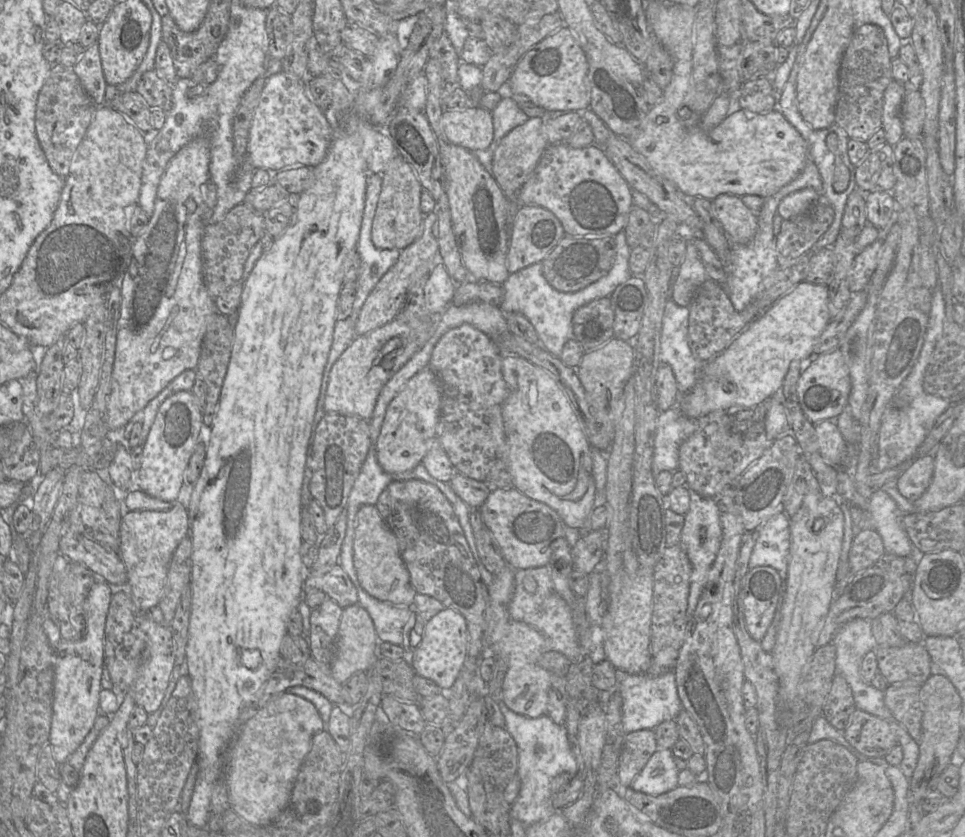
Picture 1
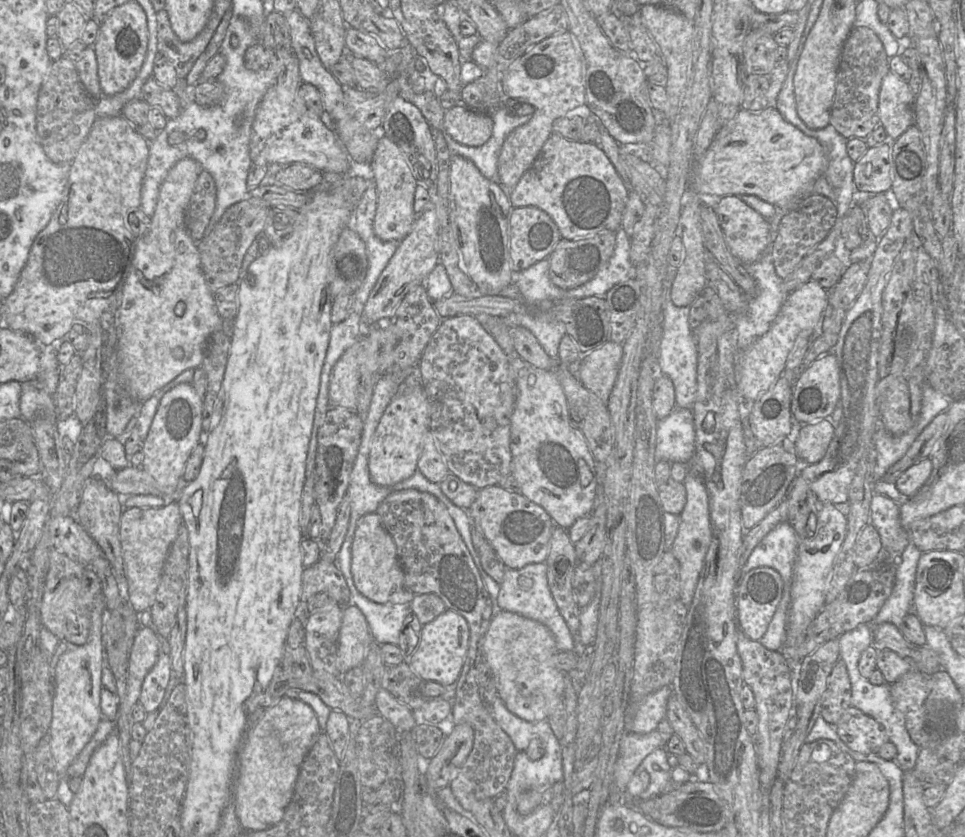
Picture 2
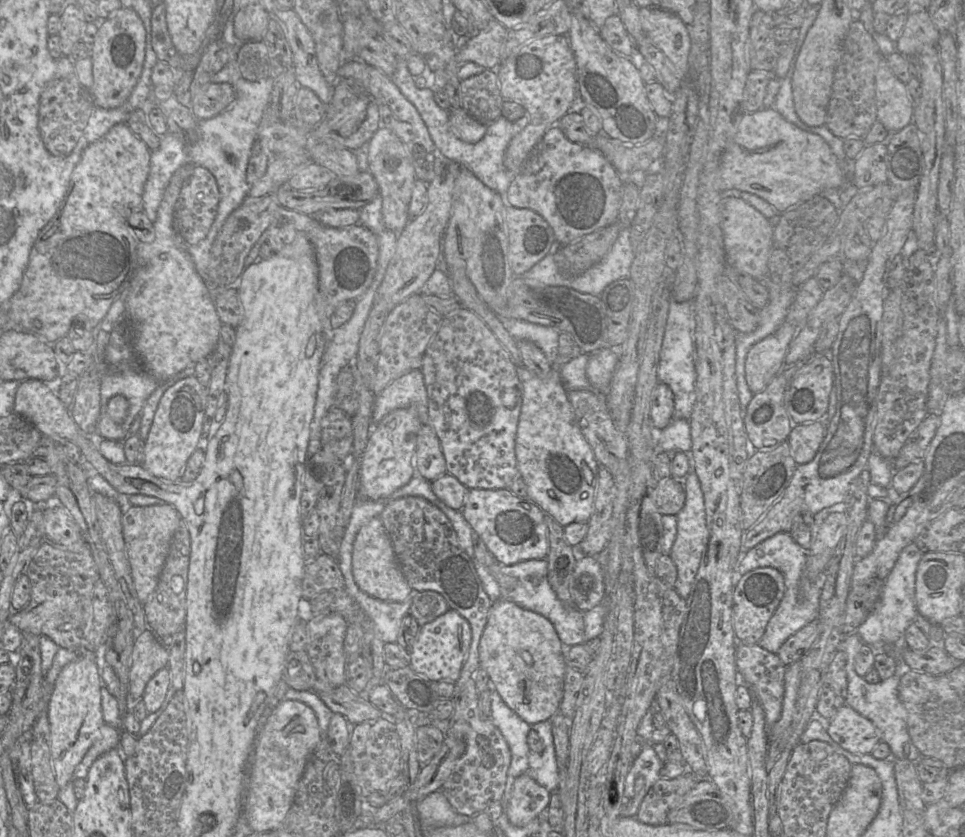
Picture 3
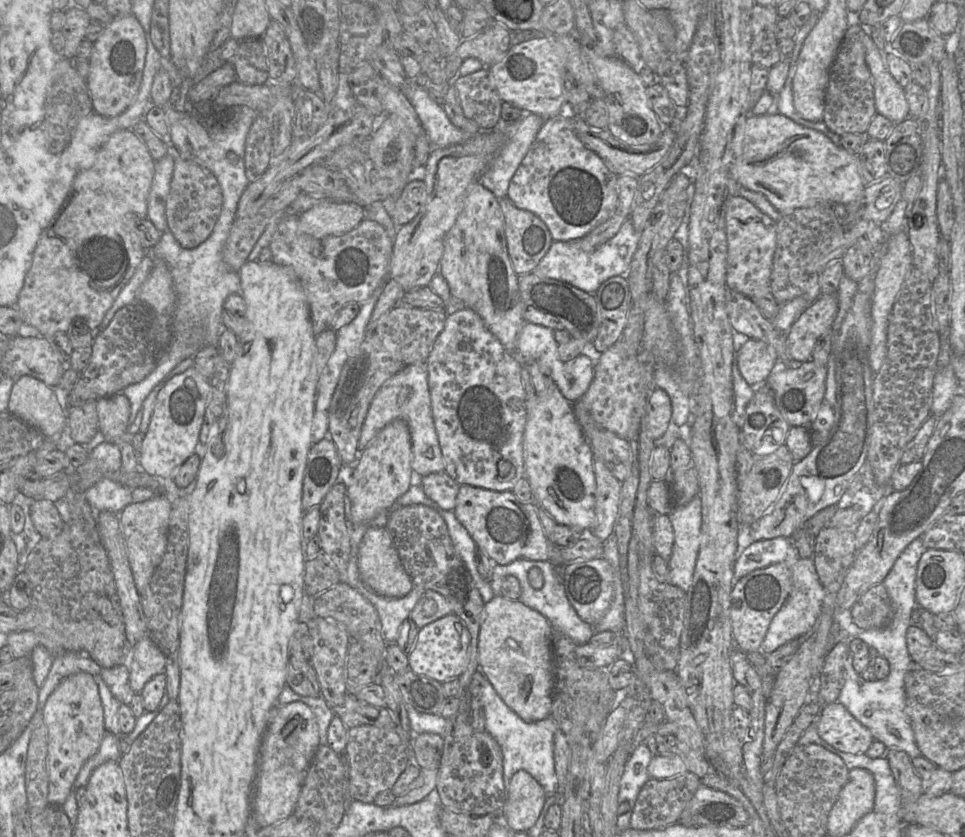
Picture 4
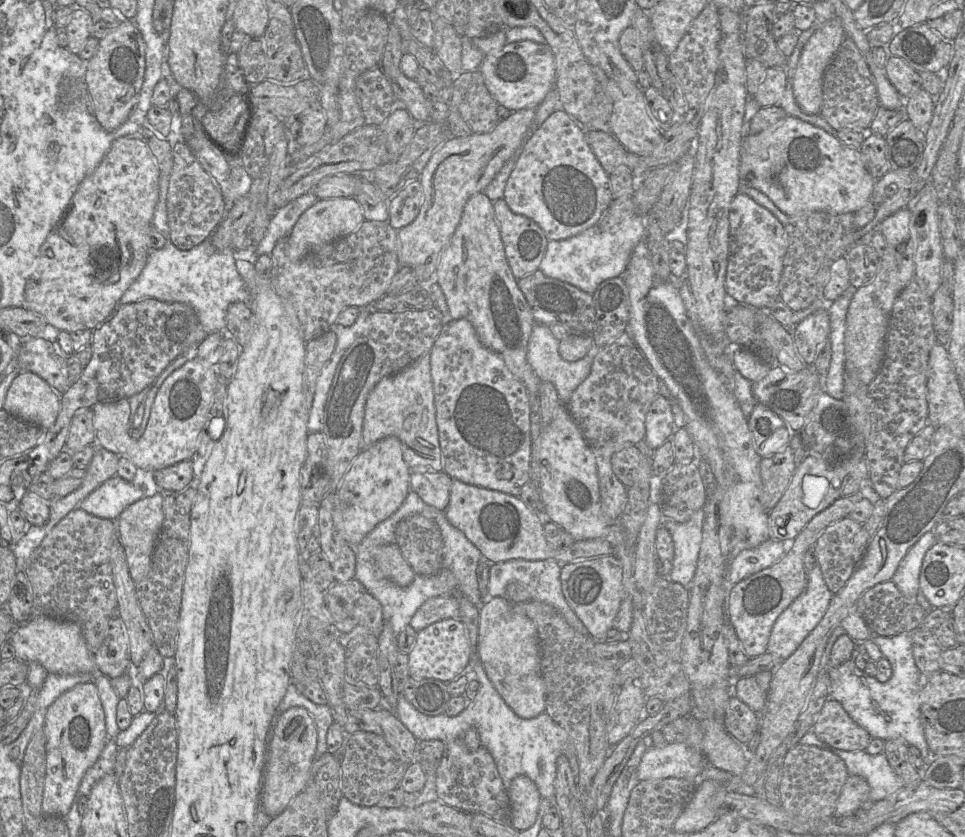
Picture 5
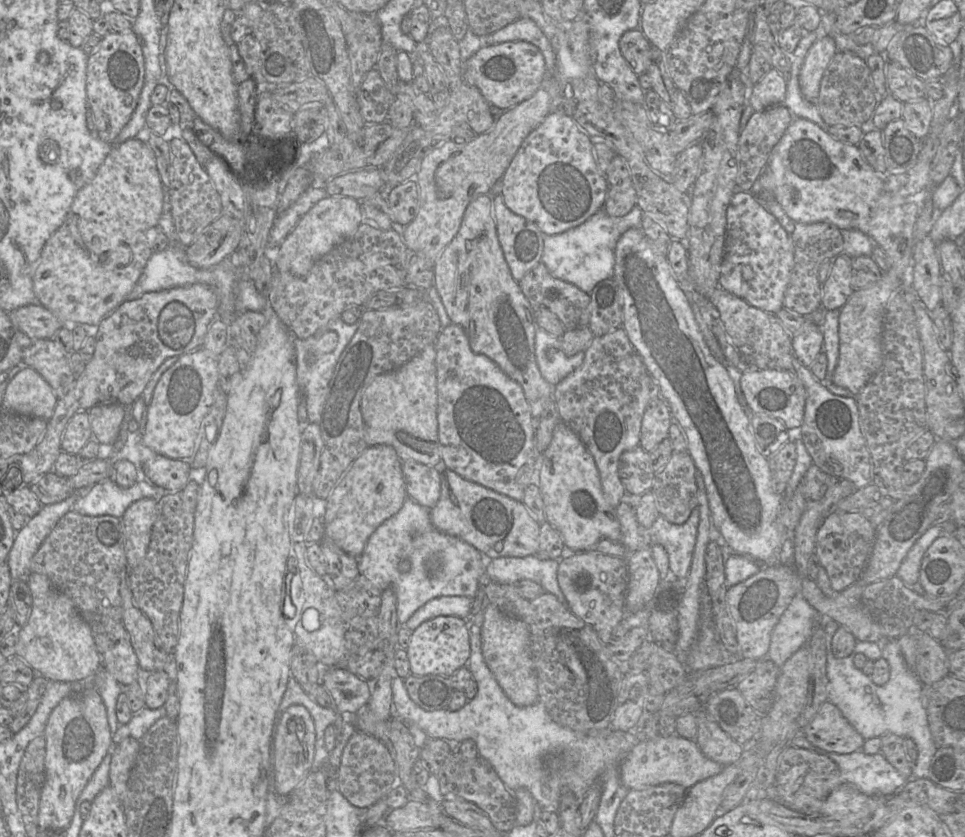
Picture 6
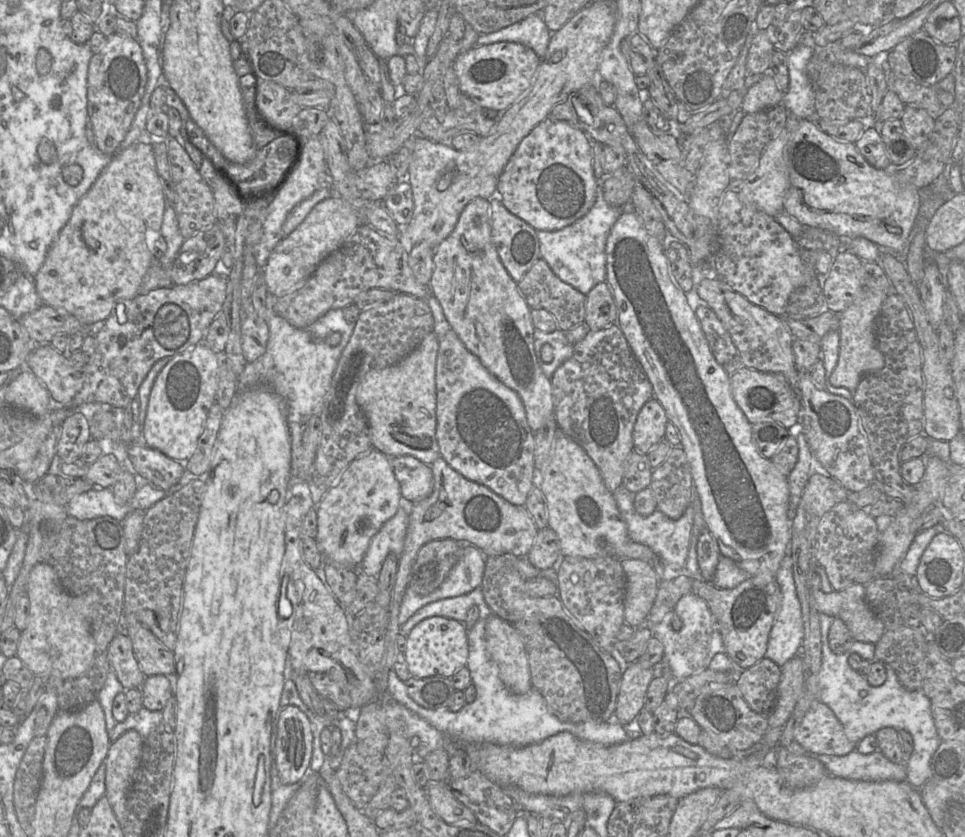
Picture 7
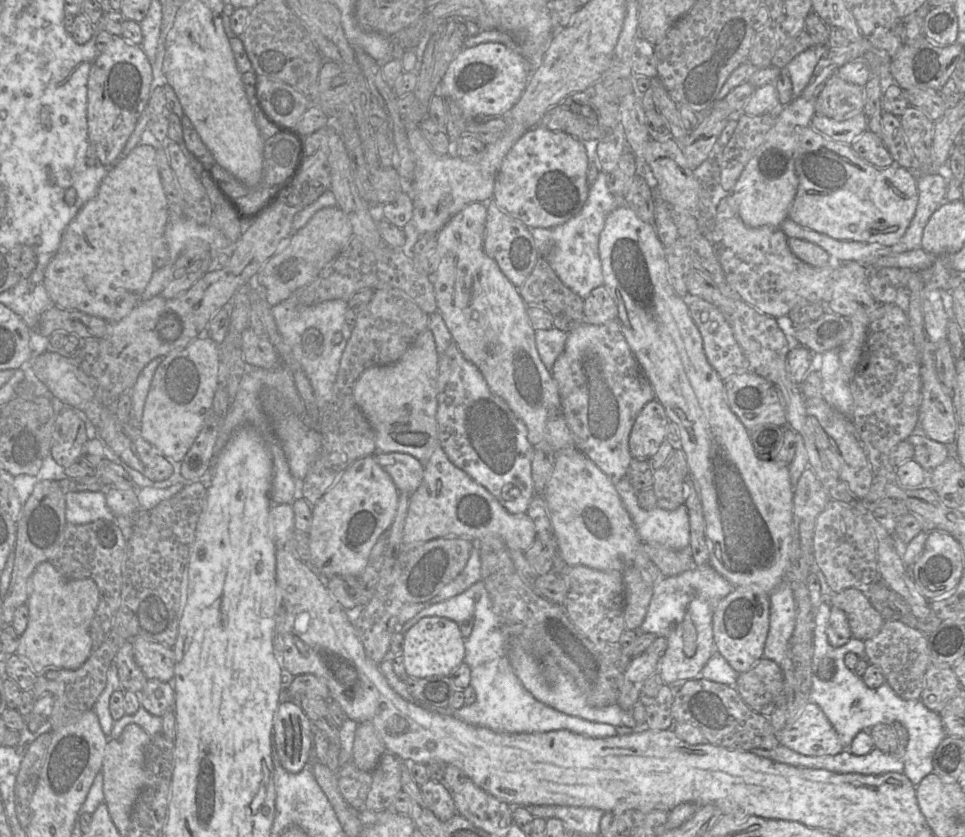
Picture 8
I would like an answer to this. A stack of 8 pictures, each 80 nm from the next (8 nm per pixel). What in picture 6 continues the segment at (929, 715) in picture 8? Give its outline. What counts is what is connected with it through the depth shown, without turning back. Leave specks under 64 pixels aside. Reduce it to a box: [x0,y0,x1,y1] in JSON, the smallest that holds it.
[817,616,938,778]

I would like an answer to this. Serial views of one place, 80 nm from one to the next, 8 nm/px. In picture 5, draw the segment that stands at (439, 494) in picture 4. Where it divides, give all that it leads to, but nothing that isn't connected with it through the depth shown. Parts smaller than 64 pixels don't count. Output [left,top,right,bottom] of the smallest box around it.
[410,471,452,511]

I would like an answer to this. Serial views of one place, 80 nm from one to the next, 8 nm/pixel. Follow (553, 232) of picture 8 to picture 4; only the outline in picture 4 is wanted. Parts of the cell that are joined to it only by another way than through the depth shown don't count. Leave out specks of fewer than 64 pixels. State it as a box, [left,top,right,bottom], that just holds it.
[532,217,640,295]

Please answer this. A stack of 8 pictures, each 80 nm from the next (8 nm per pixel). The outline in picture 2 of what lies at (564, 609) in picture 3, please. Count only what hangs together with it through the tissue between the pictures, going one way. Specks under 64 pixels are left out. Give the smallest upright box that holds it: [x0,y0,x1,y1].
[495,562,575,651]

